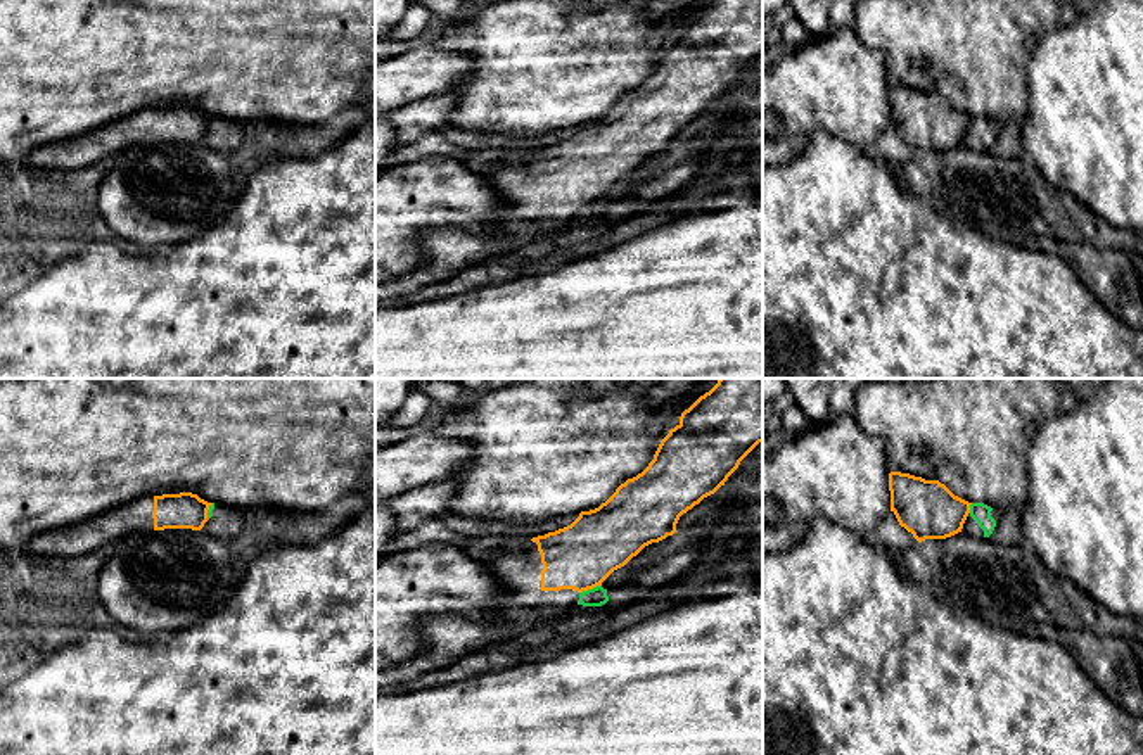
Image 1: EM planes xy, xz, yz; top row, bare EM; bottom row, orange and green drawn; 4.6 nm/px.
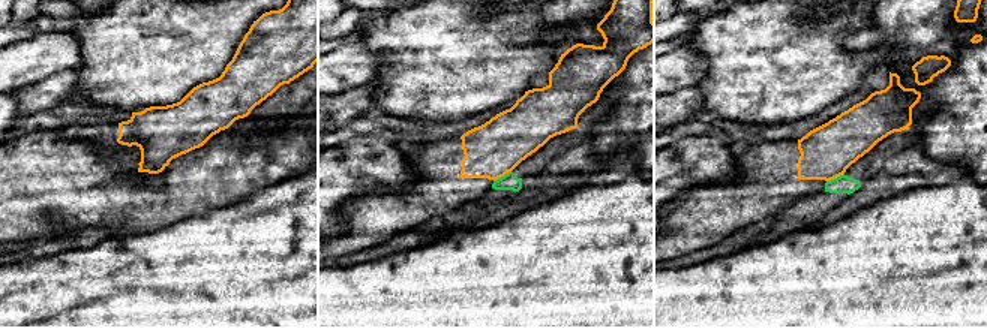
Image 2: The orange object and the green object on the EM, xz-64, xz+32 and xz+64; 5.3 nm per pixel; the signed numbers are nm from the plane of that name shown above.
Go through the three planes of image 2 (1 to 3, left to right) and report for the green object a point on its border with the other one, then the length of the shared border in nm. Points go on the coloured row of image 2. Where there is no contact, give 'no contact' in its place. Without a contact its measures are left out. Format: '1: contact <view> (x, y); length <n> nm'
1: no contact
2: contact xz+32 (501, 175); length 110 nm
3: contact xz+64 (834, 177); length 110 nm

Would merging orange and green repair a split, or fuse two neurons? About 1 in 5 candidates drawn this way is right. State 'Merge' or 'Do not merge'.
Do not merge

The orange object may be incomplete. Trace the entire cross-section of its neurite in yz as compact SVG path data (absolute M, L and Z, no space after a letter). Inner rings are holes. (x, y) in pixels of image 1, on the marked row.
M891 472L889 491L891 511L918 542L961 532L970 513L972 503L955 496L939 480Z

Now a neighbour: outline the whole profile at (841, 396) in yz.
M832 378L830 416L854 415L854 392L873 378Z

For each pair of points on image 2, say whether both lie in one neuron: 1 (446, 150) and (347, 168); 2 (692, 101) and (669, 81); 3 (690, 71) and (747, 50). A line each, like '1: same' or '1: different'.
1: different
2: different
3: different

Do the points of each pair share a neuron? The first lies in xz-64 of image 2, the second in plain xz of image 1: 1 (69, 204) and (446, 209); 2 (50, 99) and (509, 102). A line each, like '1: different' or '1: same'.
1: same
2: different

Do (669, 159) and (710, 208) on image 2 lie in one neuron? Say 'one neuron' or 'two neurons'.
two neurons

